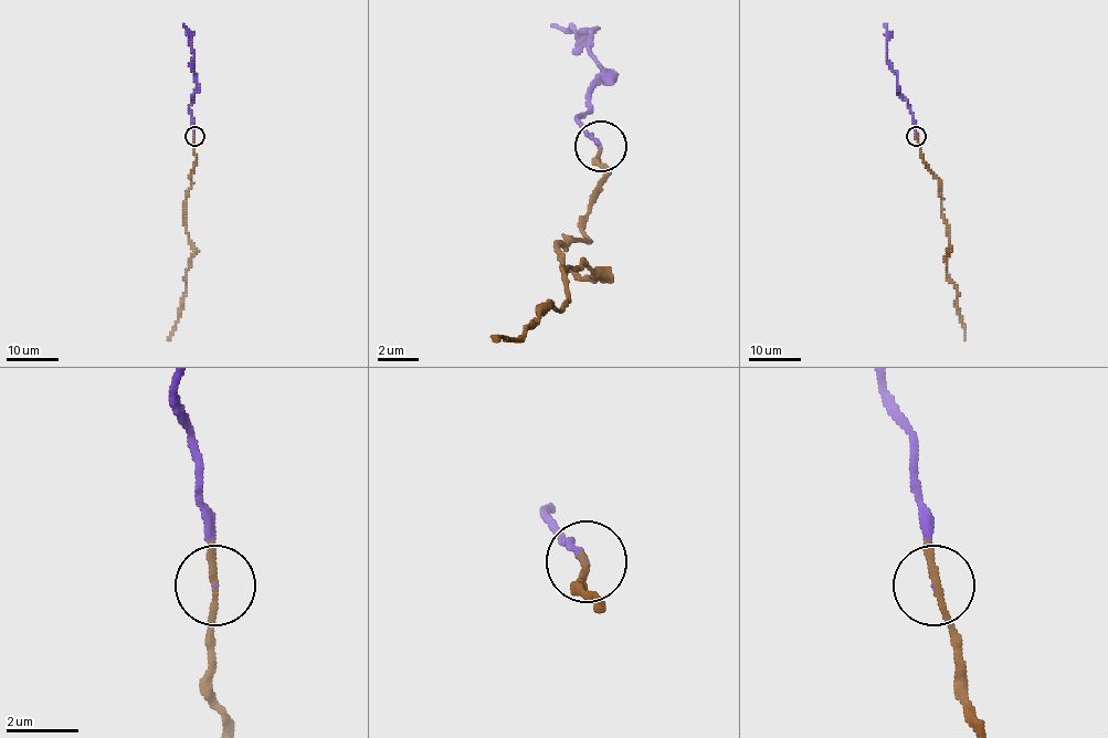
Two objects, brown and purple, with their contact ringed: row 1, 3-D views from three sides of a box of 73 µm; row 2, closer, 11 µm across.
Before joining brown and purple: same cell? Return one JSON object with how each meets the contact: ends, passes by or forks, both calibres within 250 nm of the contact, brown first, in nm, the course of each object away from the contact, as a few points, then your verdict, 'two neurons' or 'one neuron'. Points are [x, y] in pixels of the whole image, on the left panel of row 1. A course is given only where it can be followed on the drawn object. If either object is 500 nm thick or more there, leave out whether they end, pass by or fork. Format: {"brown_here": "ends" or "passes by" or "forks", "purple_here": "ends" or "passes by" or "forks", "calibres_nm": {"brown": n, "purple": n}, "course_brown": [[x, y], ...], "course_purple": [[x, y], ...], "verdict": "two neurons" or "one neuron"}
{"brown_here": "ends", "purple_here": "ends", "calibres_nm": {"brown": 240, "purple": 20}, "course_brown": [[194, 137], [196, 162], [183, 217], [193, 255], [186, 276], [182, 309], [167, 340]], "course_purple": [[194, 137], [189, 105], [197, 87], [196, 74], [187, 27], [182, 23]], "verdict": "one neuron"}

